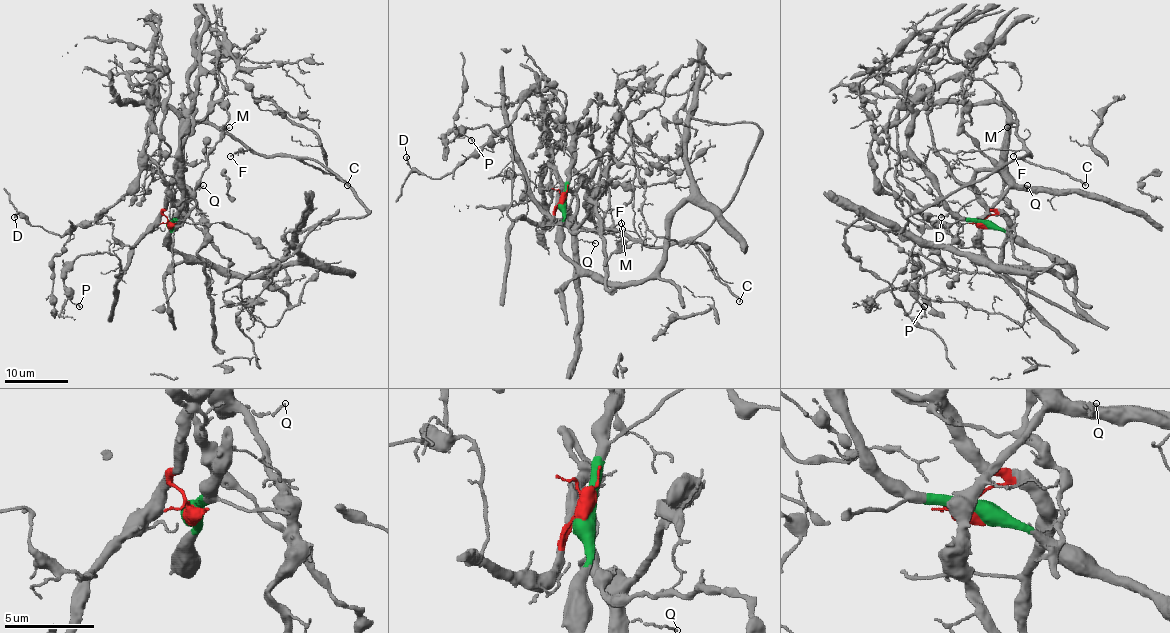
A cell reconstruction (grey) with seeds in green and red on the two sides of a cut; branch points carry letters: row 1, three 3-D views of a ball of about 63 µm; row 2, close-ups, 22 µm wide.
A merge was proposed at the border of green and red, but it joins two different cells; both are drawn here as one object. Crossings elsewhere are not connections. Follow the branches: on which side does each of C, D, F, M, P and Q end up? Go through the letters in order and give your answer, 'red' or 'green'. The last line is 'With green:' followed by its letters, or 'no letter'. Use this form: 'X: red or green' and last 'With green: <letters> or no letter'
C: red
D: green
F: red
M: red
P: red
Q: red
With green: D

